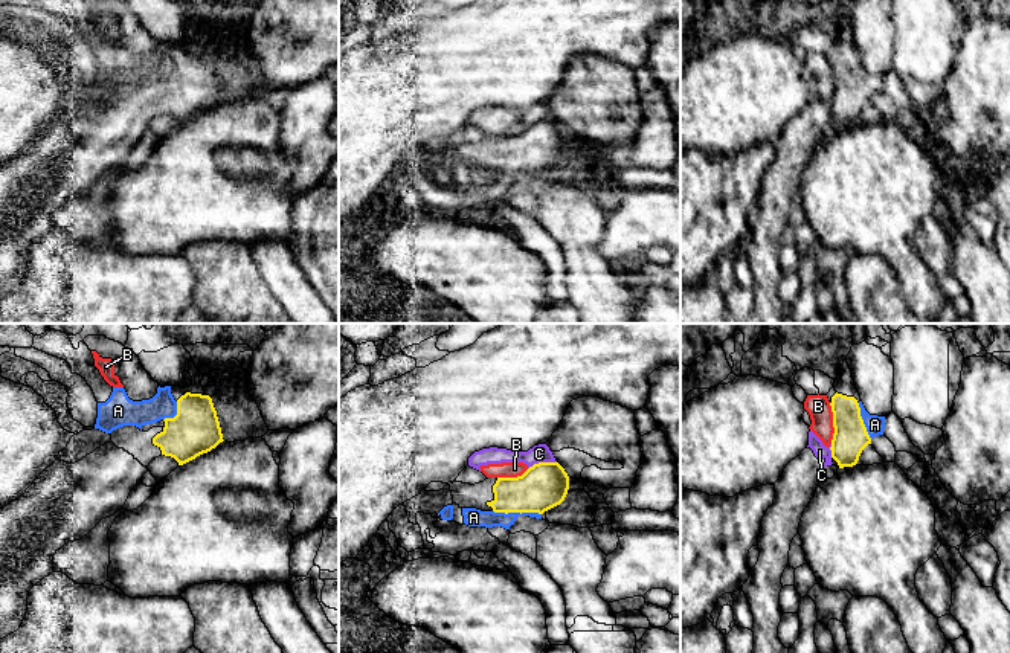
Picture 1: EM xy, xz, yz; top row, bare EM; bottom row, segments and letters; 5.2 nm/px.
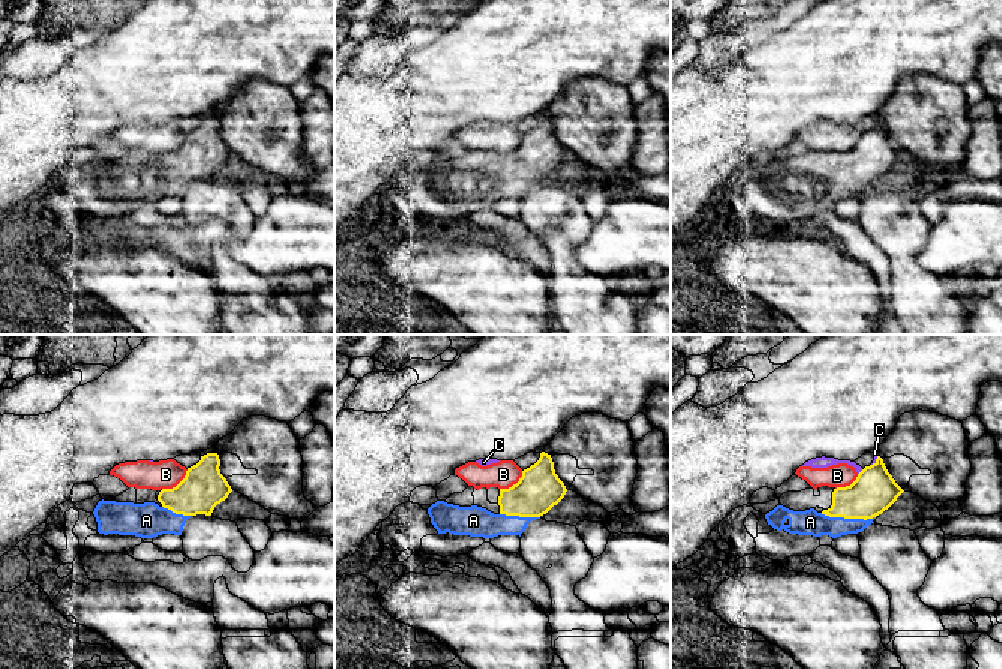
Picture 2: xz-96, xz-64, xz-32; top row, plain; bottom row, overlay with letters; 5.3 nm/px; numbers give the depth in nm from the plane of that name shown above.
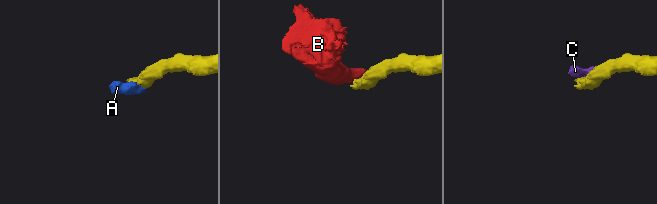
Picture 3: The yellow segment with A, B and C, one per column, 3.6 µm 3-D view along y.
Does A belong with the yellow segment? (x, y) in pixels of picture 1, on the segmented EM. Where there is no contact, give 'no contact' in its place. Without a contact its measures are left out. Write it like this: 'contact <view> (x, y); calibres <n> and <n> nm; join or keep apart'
contact xz (517, 511); calibres 240 and 100 nm; join

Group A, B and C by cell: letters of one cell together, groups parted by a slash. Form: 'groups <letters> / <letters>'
groups A / B C

